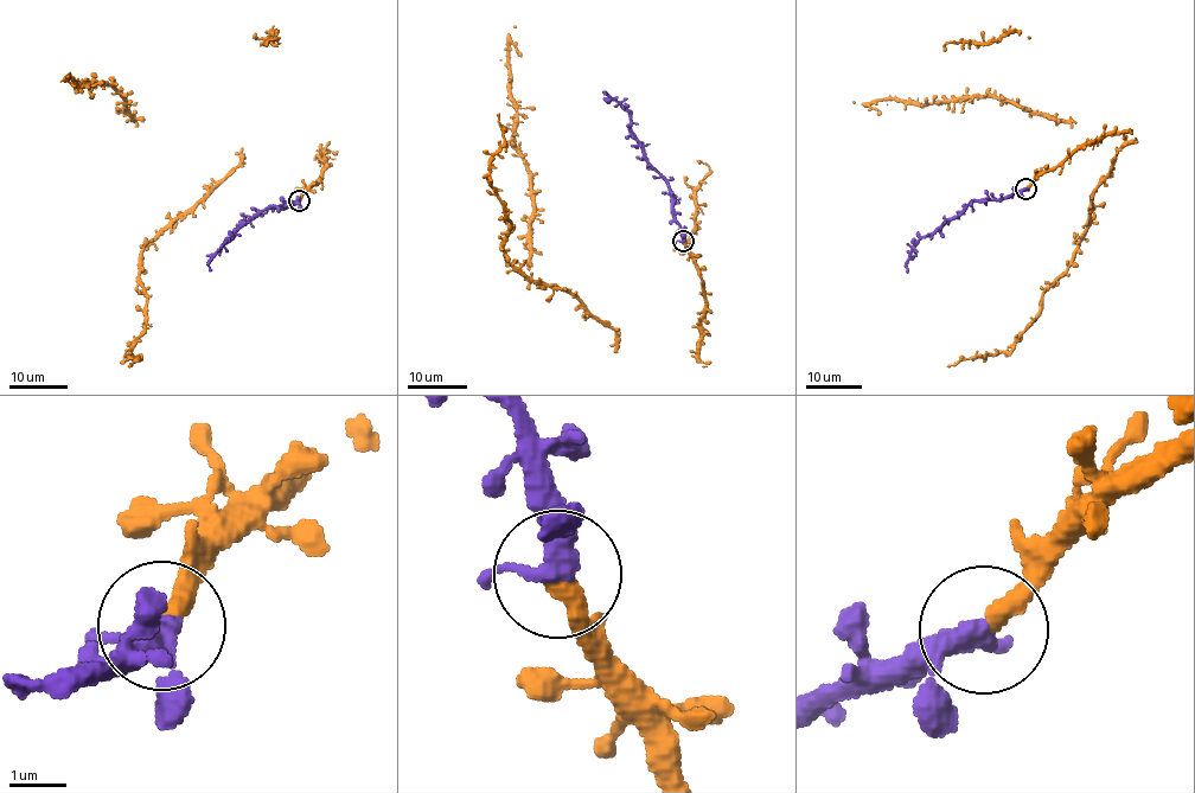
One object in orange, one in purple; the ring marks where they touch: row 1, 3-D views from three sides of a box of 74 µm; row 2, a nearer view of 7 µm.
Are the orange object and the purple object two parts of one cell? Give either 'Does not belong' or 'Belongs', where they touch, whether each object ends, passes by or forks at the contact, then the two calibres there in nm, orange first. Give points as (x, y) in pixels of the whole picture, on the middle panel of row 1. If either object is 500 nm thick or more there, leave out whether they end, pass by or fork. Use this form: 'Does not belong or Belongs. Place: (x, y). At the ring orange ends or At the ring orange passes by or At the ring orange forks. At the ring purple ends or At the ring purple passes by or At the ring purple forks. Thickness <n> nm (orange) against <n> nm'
Belongs. Place: (683, 241). At the ring orange ends. At the ring purple forks. Thickness 360 nm (orange) against 280 nm

